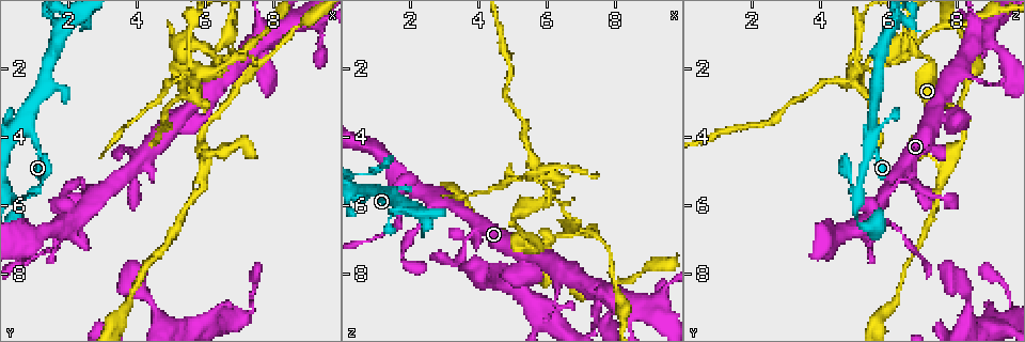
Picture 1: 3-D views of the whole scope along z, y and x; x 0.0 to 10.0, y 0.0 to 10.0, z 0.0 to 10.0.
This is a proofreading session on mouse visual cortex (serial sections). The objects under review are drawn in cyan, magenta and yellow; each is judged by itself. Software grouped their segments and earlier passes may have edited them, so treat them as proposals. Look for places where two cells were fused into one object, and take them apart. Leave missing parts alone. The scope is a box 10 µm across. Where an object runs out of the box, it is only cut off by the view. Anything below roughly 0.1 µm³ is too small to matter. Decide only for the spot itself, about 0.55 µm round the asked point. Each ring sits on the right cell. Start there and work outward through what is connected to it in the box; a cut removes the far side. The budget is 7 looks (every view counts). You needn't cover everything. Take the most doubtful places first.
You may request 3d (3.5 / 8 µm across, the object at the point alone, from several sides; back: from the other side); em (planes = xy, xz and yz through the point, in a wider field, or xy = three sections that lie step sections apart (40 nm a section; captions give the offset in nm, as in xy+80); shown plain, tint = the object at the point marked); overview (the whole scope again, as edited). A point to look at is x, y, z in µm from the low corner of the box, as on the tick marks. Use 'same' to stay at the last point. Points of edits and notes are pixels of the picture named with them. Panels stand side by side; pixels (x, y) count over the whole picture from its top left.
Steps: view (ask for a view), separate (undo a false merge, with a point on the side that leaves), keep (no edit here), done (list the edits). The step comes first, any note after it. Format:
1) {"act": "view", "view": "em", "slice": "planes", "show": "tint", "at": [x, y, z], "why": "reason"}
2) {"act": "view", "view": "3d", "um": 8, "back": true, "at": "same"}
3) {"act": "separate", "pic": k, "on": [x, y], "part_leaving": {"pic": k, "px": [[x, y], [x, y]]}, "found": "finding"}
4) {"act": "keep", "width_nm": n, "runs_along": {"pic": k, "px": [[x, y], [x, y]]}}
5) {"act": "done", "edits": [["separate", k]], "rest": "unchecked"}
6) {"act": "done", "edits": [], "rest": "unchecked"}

{"act": "view", "view": "3d", "um": 3.5, "at": [6.10, 3.40, 8.15], "why": "three-way junction"}

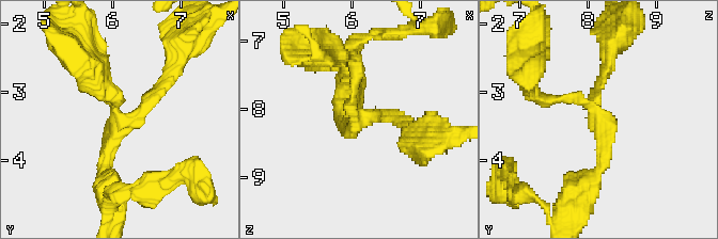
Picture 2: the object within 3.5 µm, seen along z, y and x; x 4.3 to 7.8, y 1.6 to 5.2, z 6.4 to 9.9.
{"act": "view", "view": "em", "slice": "xy", "step": 3, "show": "tint", "at": [6.05, 3.35, 8.10], "why": "shape alone is not enough"}

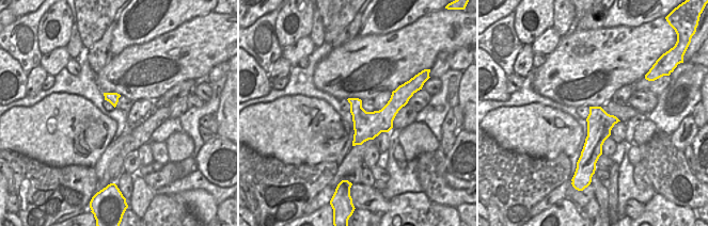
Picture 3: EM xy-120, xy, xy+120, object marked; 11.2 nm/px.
{"act": "keep", "width_nm": 320, "runs_along": {"pic": 2, "px": [[114, 95], [118, 134], [104, 180]]}, "found": "all the same cell"}

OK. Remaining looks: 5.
{"act": "view", "view": "3d", "um": 8, "at": [5.05, 0.95, 6.45], "why": "sharp bend"}

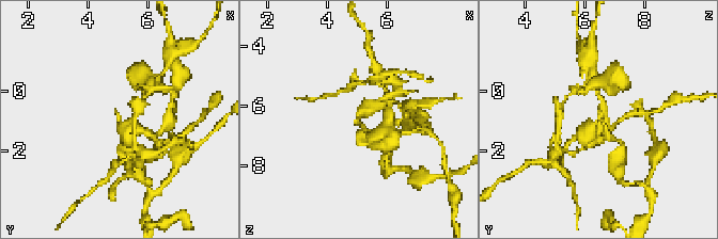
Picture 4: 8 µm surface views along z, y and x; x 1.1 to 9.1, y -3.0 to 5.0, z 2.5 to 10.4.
{"act": "view", "view": "em", "slice": "xy", "step": 5, "show": "tint", "at": "same", "arm_widths_nm": [200, 450]}

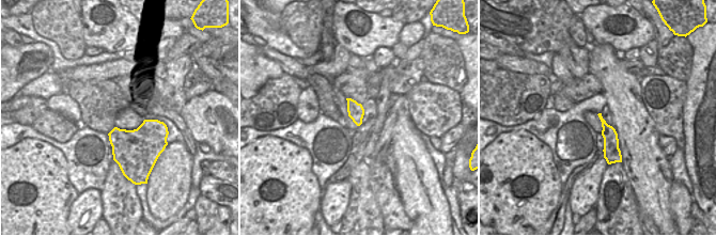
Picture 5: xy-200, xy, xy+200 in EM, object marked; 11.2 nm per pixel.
{"act": "separate", "pic": 4, "on": [596, 138], "part_leaving": {"pic": 4, "px": [[599, 120], [589, 131], [577, 134]]}, "found": "two cells meet here"}

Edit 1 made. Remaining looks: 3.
{"act": "view", "view": "3d", "um": 3.5, "at": [0.90, 3.65, 5.50]}

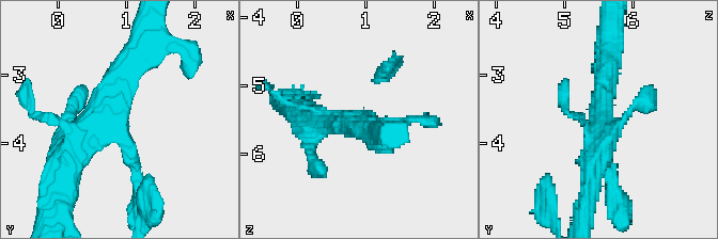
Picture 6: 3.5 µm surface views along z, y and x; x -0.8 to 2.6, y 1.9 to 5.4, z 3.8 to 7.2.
{"act": "view", "view": "em", "slice": "xy", "step": 3, "show": "tint", "at": [0.85, 3.65, 5.45]}

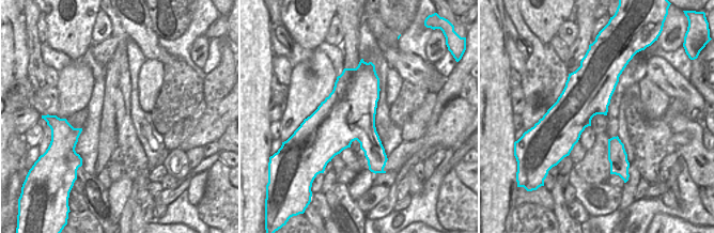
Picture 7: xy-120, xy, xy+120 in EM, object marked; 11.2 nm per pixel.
{"act": "keep", "runs_along": {"pic": 6, "px": [[138, 182], [115, 121], [135, 54]]}, "found": "all the same cell"}

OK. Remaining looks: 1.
{"act": "done", "edits": [["separate", 4]], "rest": "unchecked"}

